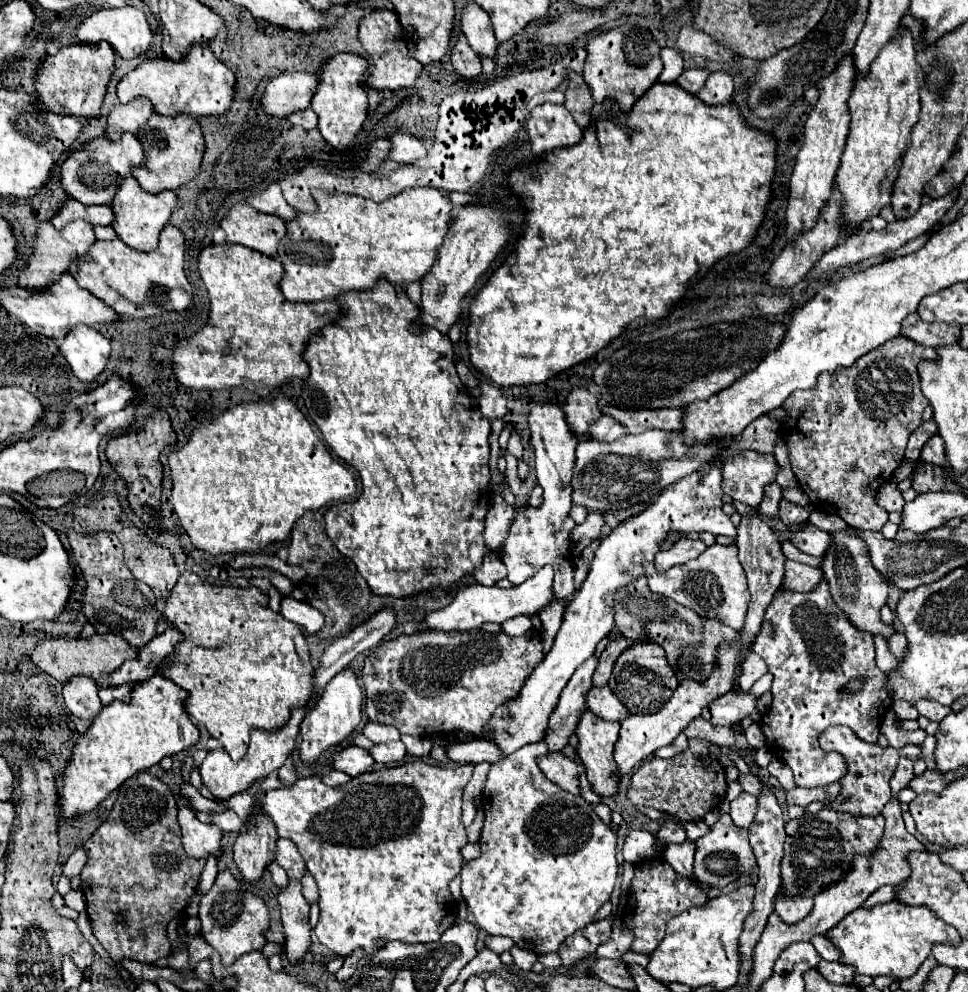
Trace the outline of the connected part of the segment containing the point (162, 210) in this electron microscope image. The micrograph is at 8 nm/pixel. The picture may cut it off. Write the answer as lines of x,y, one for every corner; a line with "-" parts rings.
126,176
126,180
122,180
114,200
112,200
112,210
114,210
114,222
112,228
118,232
120,240
136,250
142,252
152,252
158,246
158,234
162,232
162,228
168,224
172,210
176,208
178,196
176,192
160,192
160,194
148,194
142,188
138,188
138,182
134,180
134,176

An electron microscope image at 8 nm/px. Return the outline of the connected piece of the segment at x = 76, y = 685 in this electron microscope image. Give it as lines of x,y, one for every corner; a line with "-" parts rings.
74,676
68,684
64,684
64,702
66,708
82,720
94,720
104,704
98,698
98,684
88,676

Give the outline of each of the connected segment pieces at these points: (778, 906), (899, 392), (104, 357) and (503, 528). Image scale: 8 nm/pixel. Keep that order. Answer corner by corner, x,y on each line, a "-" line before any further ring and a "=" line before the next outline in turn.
776,898
774,900
774,912
786,922
786,924
796,924
800,920
804,920
810,910
812,910
812,900
806,900
806,898
=
898,334
894,340
882,344
882,348
874,348
874,352
862,356
858,364
838,368
838,372
822,372
814,388
792,392
786,398
782,406
788,410
788,420
782,430
790,448
790,466
816,510
836,514
860,530
882,530
888,522
888,512
874,502
874,494
884,482
892,480
892,472
904,460
908,436
922,424
922,412
928,406
918,376
918,362
922,360
938,360
936,348
922,346
=
76,326
62,342
60,352
76,378
94,382
110,360
110,340
90,326
=
494,496
494,502
486,516
486,544
492,552
502,548
512,518
514,518
514,506
506,504
502,496

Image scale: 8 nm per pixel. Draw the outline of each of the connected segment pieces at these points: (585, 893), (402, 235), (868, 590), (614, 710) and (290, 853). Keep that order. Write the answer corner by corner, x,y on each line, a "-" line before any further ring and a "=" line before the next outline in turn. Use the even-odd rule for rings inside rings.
544,740
528,744
524,748
520,748
518,752
506,756
500,762
494,762
490,772
488,772
488,782
486,788
482,792
482,806
484,806
484,828
482,828
482,836
480,836
480,846
482,846
482,854
480,858
466,862
462,866
460,878
462,878
462,896
464,902
468,904
470,912
476,918
476,924
486,930
488,934
496,934
496,936
508,936
514,940
516,946
522,946
526,950
532,950
534,954
550,954
550,952
558,952
558,948
562,946
562,940
566,940
566,936
572,936
576,930
584,928
586,924
594,922
594,916
598,914
600,906
610,898
616,878
618,878
618,862
616,862
616,834
610,830
610,826
606,826
592,810
592,806
582,800
580,796
572,796
570,792
558,788
556,784
552,784
544,772
538,768
538,758
548,754
548,746
=
436,188
404,190
402,194
378,204
374,200
350,194
326,194
318,190
314,190
312,194
320,206
318,212
298,214
294,220
286,222
288,234
278,244
276,258
284,264
286,270
282,280
282,292
292,302
336,300
346,292
370,290
378,284
378,280
386,280
396,286
422,282
426,272
430,272
430,268
438,260
436,252
454,222
450,198
=
832,532
830,536
832,536
832,542
824,556
822,570
824,570
826,582
830,584
830,594
832,594
834,604
838,604
838,608
842,608
842,612
846,612
848,620
860,632
876,634
880,630
880,634
884,634
884,638
888,638
892,634
892,628
888,628
880,620
880,608
886,604
886,596
888,596
886,580
874,570
868,550
858,538
848,536
846,532
=
592,686
592,690
586,694
586,702
590,712
602,720
622,722
626,716
630,716
626,706
610,692
610,686
=
278,840
278,852
276,852
276,862
286,870
290,880
302,880
302,876
306,874
306,864
296,848
296,844
292,840

